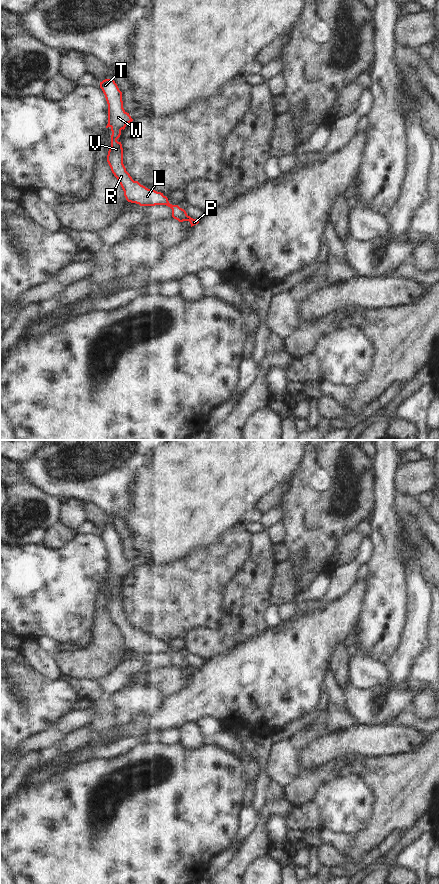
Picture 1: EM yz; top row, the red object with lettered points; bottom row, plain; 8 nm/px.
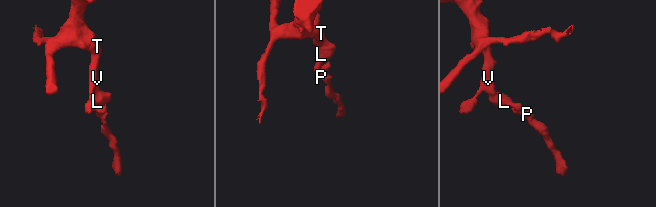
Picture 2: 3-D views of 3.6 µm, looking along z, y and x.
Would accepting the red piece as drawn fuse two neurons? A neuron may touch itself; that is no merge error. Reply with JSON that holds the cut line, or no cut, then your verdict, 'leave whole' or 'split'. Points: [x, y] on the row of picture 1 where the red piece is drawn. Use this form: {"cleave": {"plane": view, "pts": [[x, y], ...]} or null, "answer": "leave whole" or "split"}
{"cleave": null, "answer": "leave whole"}

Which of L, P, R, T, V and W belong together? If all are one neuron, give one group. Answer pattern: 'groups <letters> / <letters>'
groups L P R T V W

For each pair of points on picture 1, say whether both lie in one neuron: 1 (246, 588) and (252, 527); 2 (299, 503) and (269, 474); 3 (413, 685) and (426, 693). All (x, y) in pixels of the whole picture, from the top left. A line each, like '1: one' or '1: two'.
1: two
2: two
3: two

